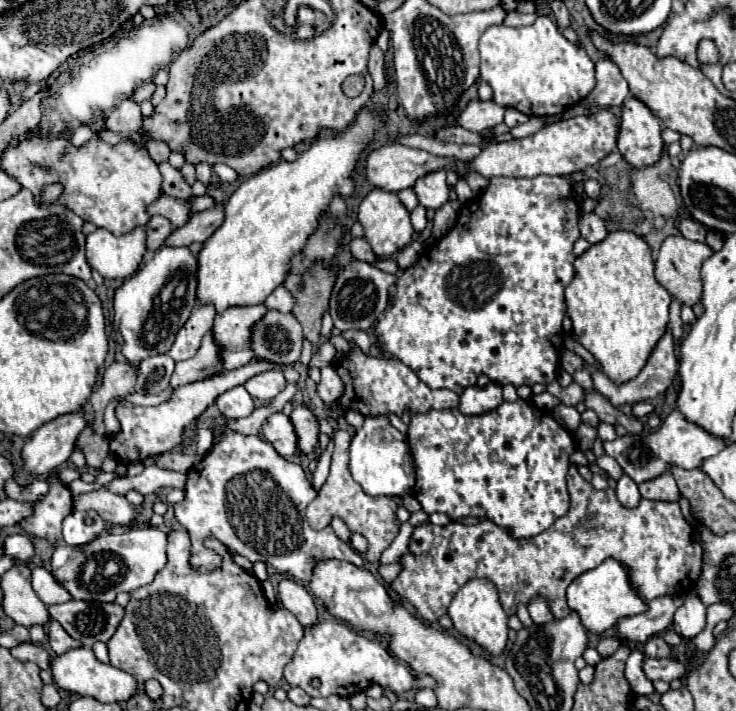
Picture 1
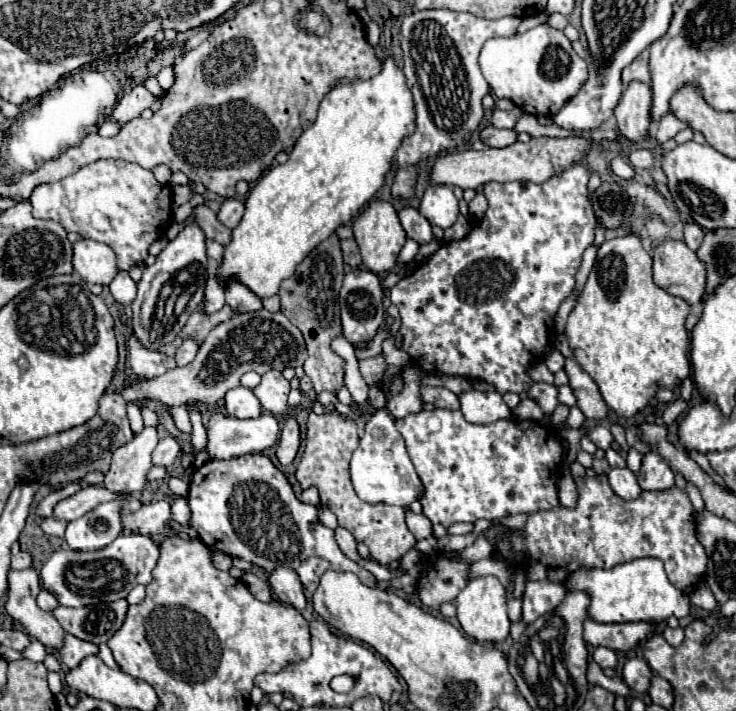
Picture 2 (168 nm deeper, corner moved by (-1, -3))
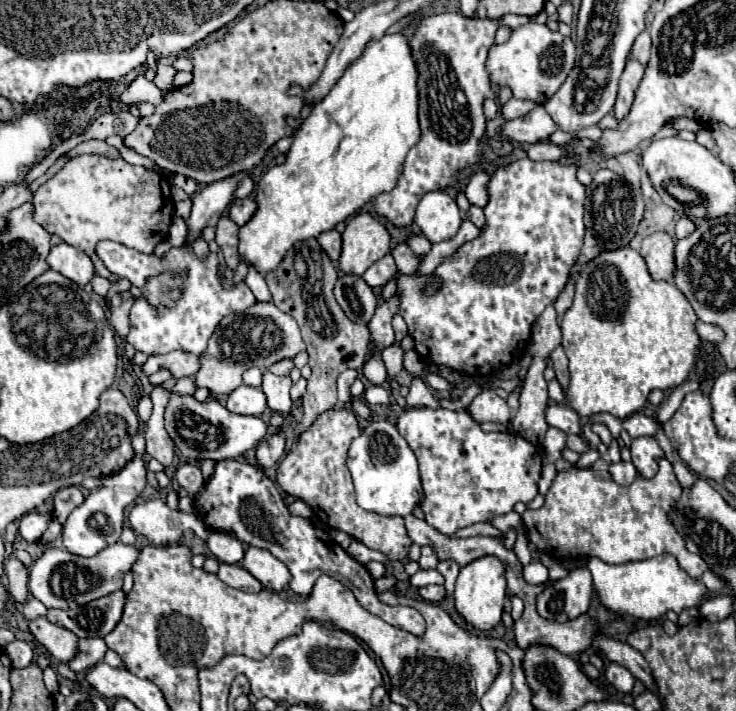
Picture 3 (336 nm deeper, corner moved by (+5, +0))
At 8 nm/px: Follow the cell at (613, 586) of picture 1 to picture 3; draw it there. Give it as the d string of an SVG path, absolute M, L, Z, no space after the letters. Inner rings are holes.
M661 554L641 562L625 562L625 564L607 564L599 558L589 558L585 566L593 574L593 586L599 594L599 600L605 608L617 614L629 614L641 620L653 620L663 616L667 610L675 610L677 614L685 608L699 606L707 596L707 588L701 580L695 580L679 568L675 556Z

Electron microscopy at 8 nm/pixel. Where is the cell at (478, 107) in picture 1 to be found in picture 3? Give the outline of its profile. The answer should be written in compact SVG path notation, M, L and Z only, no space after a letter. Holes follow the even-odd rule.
M511 98L511 100L503 106L503 116L505 116L505 120L513 120L513 118L519 118L519 116L525 116L527 112L531 112L531 110L537 108L537 106L541 106L541 102Z

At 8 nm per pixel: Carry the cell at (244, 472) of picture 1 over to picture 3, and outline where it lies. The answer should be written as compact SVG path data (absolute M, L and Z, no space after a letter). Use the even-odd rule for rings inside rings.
M221 460L217 462L215 474L205 482L199 494L199 516L207 524L209 530L221 530L233 534L241 542L257 548L267 548L275 558L279 558L291 572L289 588L299 596L309 596L315 580L321 574L329 574L339 580L359 600L359 604L385 620L395 628L403 628L413 636L423 636L425 620L415 608L407 606L387 606L377 598L373 578L363 564L353 560L337 542L329 538L327 532L315 528L307 518L291 516L287 504L283 502L277 486L263 474L261 468L249 466L239 460ZM305 592L305 594L301 594Z

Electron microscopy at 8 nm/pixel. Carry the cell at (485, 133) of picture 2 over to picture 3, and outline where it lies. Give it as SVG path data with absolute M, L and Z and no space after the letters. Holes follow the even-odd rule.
M535 108L527 116L519 116L515 120L509 120L503 126L503 136L511 142L545 142L549 136L557 130L557 124L553 118L545 112L545 108Z

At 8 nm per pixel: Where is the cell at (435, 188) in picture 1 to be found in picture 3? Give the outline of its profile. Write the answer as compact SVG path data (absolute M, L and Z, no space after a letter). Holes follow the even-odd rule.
M443 190L427 192L415 212L415 224L431 244L451 240L457 234L461 222L463 218L457 202Z

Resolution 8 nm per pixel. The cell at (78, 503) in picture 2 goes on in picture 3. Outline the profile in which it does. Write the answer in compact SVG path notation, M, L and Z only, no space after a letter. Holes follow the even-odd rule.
M29 512L19 522L19 536L25 542L39 542L41 534L47 530L47 524L53 520L53 514L47 512Z

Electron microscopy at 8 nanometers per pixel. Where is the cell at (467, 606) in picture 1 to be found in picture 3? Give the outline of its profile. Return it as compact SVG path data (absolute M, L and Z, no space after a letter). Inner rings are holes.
M481 556L459 570L455 582L455 608L475 630L493 630L501 622L503 602L507 596L505 564L497 556Z

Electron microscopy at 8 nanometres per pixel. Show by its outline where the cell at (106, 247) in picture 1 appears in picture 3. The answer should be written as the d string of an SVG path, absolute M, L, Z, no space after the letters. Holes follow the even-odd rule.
M59 244L51 248L47 256L47 264L51 270L63 274L65 278L73 280L79 286L85 286L95 276L93 262L89 260L89 256L69 244Z

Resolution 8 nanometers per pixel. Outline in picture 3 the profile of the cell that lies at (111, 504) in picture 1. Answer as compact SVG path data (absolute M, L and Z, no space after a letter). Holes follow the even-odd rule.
M163 500L135 504L129 512L129 524L135 534L145 536L153 546L179 544L187 530L192 530L204 541L211 534L211 530L198 520L195 513L171 510Z

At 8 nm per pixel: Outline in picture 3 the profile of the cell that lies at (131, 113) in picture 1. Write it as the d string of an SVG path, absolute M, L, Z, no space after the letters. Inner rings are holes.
M139 76L135 78L129 88L121 94L119 102L121 104L127 104L127 106L133 106L133 104L141 104L141 102L151 102L151 104L159 104L165 100L169 90L161 90L157 88L153 82L149 82L145 76Z

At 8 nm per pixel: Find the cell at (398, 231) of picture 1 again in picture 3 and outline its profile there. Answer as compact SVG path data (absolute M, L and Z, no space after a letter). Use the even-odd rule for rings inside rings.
M355 214L345 232L341 234L343 248L339 258L339 270L343 274L361 276L373 262L381 260L389 252L389 234L377 218L371 214Z

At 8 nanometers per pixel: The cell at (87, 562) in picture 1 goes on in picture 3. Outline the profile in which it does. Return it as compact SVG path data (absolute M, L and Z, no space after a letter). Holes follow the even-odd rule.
M117 542L105 550L101 550L93 558L81 558L75 554L69 554L65 548L49 546L41 558L37 558L29 566L29 592L33 598L43 602L47 608L61 608L61 610L73 610L77 606L83 606L91 600L97 600L101 596L107 596L123 586L125 572L131 570L135 564L139 552L135 546L125 546L123 542Z

